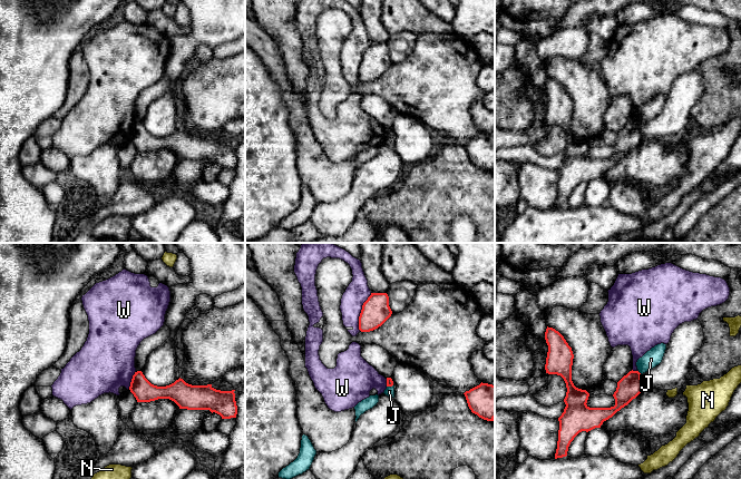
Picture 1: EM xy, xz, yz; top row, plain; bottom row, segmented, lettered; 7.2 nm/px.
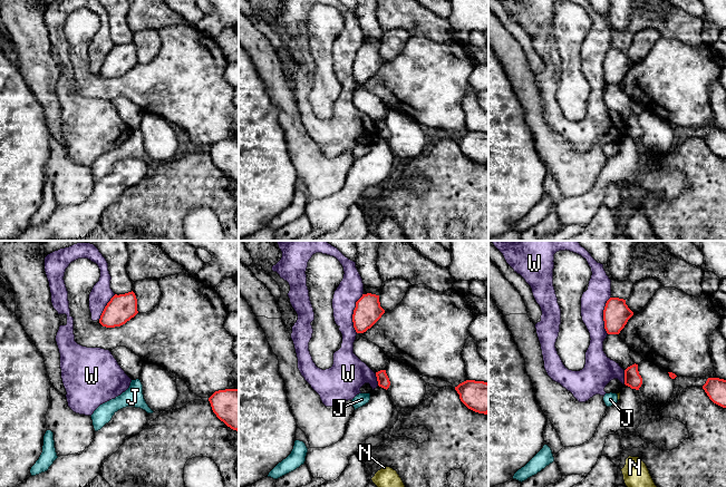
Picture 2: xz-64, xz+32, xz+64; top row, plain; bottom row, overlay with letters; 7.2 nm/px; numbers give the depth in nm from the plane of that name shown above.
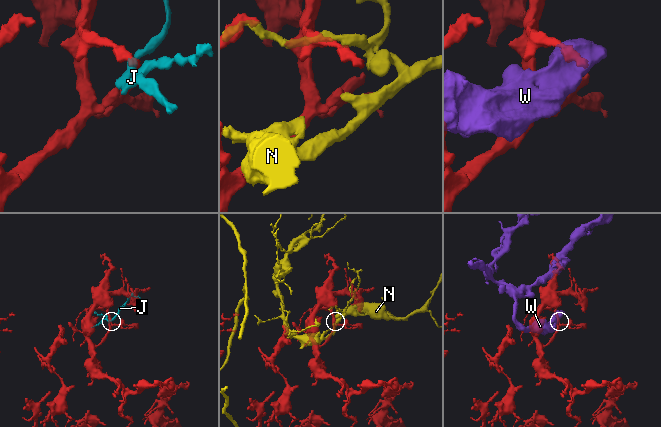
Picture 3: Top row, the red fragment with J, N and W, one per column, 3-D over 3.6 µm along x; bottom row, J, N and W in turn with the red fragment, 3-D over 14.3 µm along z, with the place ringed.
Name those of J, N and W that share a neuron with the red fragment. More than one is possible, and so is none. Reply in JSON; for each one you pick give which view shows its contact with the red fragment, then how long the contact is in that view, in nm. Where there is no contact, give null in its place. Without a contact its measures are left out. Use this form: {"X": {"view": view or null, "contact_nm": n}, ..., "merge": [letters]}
{"merge": []}

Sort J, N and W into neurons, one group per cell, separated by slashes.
J / N / W

